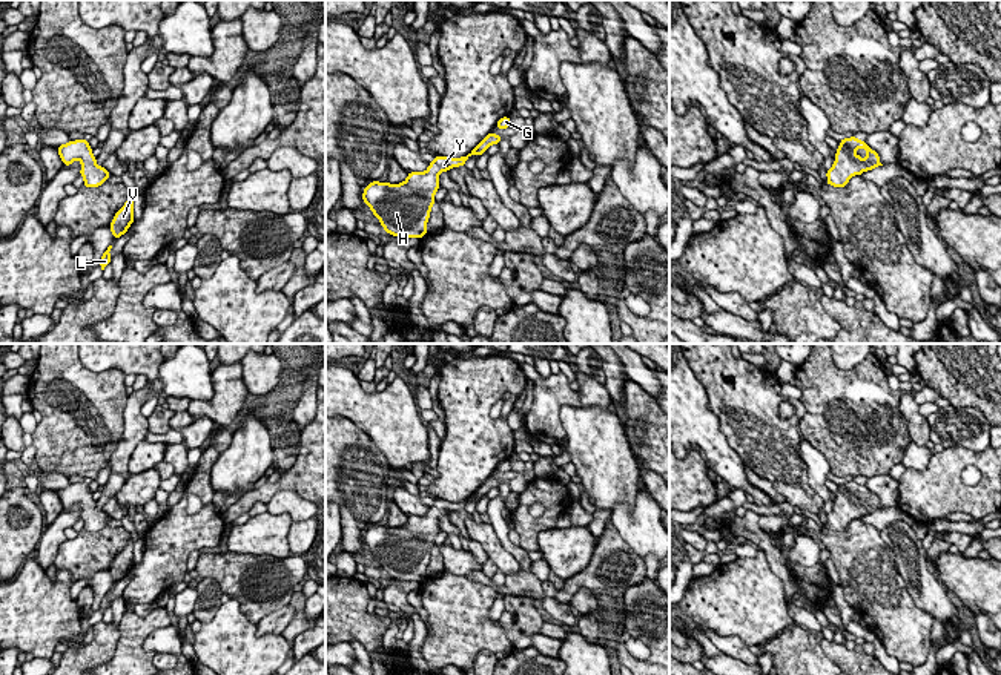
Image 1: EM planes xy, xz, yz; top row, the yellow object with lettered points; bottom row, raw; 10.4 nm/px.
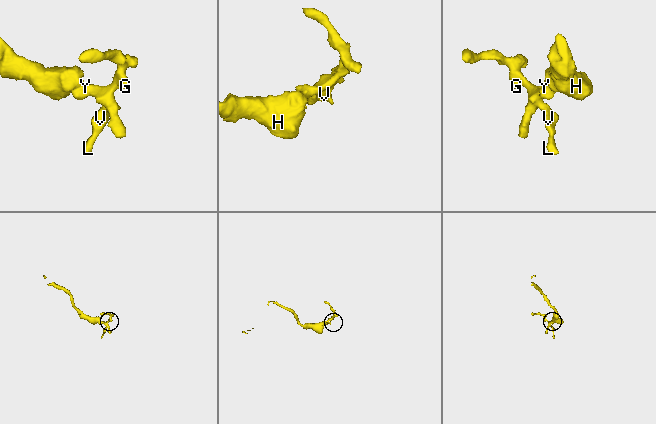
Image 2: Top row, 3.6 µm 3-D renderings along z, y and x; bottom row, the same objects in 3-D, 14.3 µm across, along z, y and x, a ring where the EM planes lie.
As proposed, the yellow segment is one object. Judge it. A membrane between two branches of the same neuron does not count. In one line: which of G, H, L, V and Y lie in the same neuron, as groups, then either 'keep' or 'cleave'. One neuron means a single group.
G H L V Y | keep

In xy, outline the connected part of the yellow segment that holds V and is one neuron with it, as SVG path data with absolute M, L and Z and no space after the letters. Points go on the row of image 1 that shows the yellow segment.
M129 196L126 204L115 213L112 222L111 222L111 232L114 235L114 239L124 235L129 229L129 226L134 222L134 198Z

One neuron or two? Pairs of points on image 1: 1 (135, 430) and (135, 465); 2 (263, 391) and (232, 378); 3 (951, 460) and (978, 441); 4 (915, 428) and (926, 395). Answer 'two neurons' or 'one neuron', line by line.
1: two neurons
2: two neurons
3: two neurons
4: two neurons

